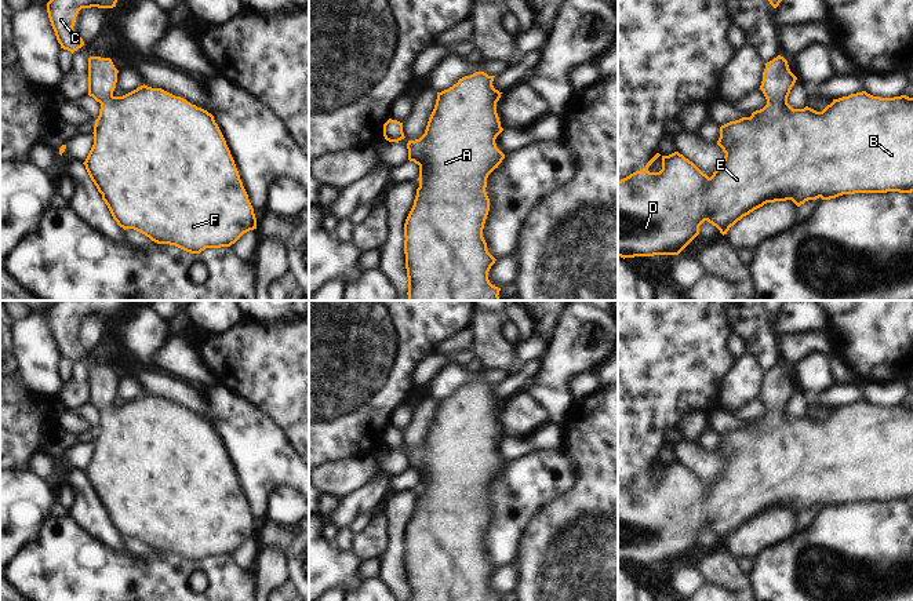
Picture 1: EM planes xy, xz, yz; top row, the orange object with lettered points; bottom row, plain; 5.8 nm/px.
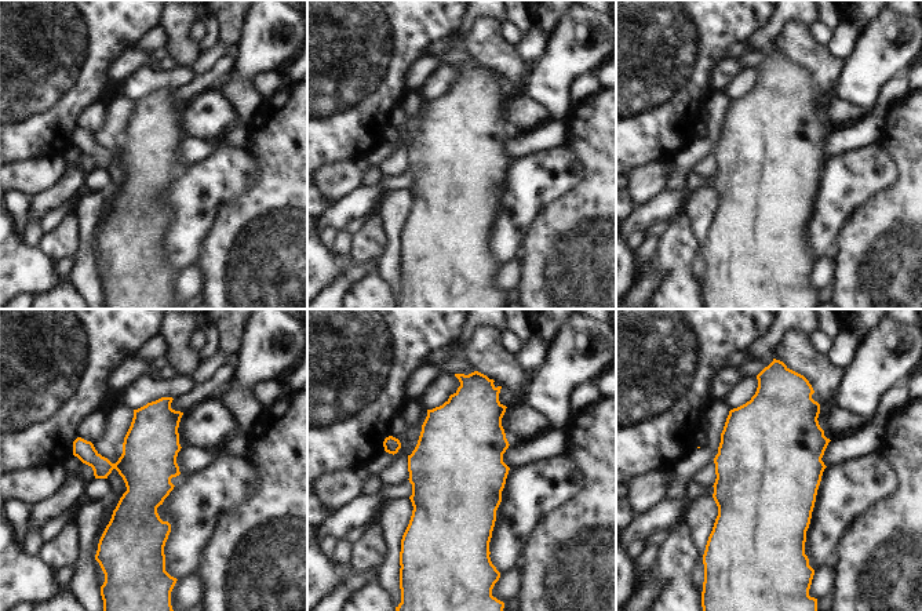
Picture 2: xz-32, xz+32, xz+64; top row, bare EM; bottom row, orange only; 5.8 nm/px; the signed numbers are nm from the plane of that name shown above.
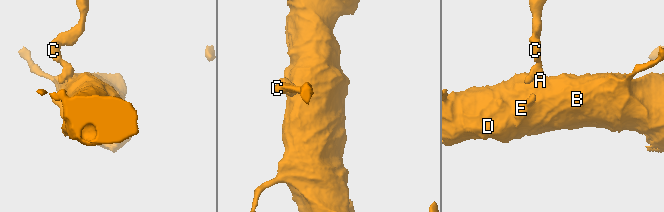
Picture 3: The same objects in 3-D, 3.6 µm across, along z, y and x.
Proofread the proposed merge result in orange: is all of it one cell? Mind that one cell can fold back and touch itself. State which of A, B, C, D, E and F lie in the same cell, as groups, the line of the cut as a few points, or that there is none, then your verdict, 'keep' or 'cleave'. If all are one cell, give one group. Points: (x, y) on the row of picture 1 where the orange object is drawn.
A B C D E F; no cut; keep

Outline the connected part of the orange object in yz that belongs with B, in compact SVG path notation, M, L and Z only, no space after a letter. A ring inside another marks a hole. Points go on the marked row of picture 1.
M778 55L776 58L765 63L760 90L767 99L767 105L763 109L753 112L750 117L742 117L720 127L720 138L717 141L717 145L723 149L725 156L723 164L713 172L710 178L703 174L692 161L685 159L679 152L674 152L669 156L661 156L659 153L656 153L643 170L636 171L629 176L618 181L618 256L625 259L634 256L679 255L699 234L699 226L705 221L716 226L724 236L738 221L767 203L792 200L797 207L800 207L805 201L816 200L819 197L822 200L830 200L843 194L855 193L913 192L913 98L909 98L906 95L880 98L862 91L851 94L848 96L833 99L833 102L827 105L822 112L816 112L808 106L805 106L804 109L793 109L787 103L787 96L796 80L797 77L790 72L787 61L783 57ZM659 156L662 157L662 170L659 172L650 172L648 167Z

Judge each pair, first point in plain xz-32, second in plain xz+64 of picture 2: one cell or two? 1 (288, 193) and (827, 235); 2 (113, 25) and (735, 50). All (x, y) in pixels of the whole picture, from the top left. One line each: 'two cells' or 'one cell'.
1: two cells
2: two cells

